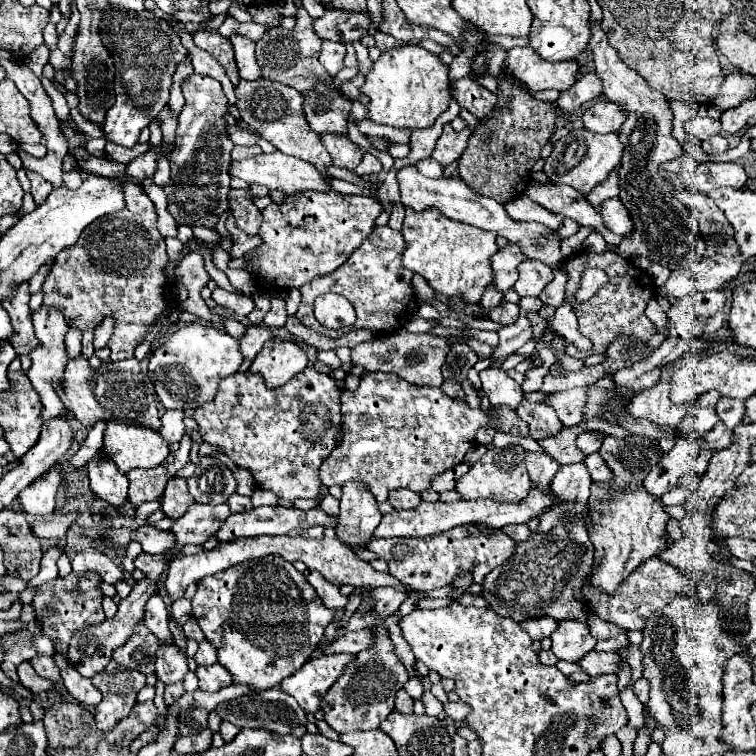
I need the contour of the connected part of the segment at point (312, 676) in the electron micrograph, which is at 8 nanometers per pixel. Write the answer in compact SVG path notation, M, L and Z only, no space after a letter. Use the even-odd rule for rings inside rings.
M348 653L312 657L294 675L286 677L280 683L280 689L292 695L306 713L316 713L320 709L322 695L334 685L344 671L344 665L352 659L354 655Z

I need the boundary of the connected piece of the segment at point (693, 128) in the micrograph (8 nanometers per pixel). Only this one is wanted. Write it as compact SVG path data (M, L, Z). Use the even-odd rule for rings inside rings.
M694 117L694 119L690 119L690 121L684 123L684 131L688 135L694 135L696 139L704 141L710 135L718 135L722 131L722 127L720 127L720 121L716 121L716 119L710 119L710 117Z

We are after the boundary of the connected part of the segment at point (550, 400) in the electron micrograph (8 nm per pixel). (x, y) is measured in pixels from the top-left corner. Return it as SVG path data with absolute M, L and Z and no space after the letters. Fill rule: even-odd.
M588 387L580 389L568 389L568 391L558 391L548 397L544 397L540 403L552 407L558 413L558 419L564 427L572 427L582 423L582 407L586 403L586 391Z

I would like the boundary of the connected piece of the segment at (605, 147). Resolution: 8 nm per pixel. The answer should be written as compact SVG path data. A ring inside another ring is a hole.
M572 129L566 137L554 143L554 149L550 157L544 163L544 173L548 179L556 185L570 185L578 193L586 195L590 193L596 185L608 179L608 175L620 165L622 157L622 143L618 133L606 133L606 135L596 135L582 129Z

